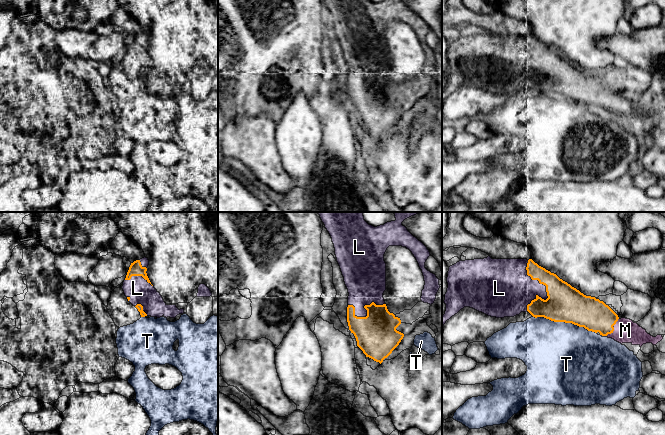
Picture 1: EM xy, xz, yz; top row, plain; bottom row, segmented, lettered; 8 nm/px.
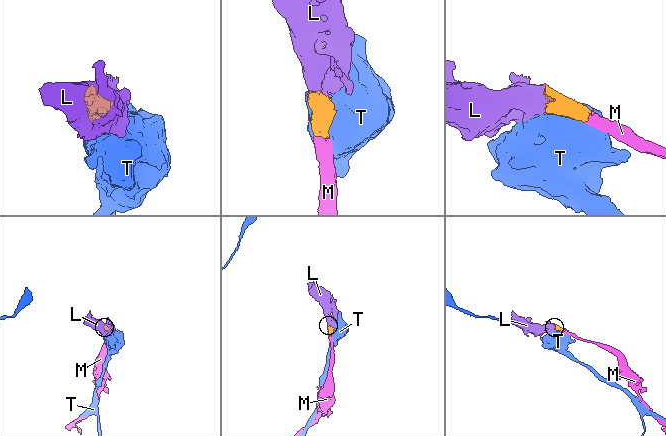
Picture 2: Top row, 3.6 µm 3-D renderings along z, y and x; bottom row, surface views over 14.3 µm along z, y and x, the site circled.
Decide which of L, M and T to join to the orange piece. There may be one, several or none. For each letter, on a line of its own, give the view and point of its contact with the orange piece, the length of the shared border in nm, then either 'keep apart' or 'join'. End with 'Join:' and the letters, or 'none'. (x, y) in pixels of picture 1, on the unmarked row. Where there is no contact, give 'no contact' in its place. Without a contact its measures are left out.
L: meets orange in yz at (546, 64); contact 400 nm long; join
M: meets orange in yz at (613, 104); contact 180 nm long; join
T: meets orange in yz at (565, 98); contact 550 nm long; keep apart
Join: L, M

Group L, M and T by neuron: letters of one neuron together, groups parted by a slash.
L M / T

